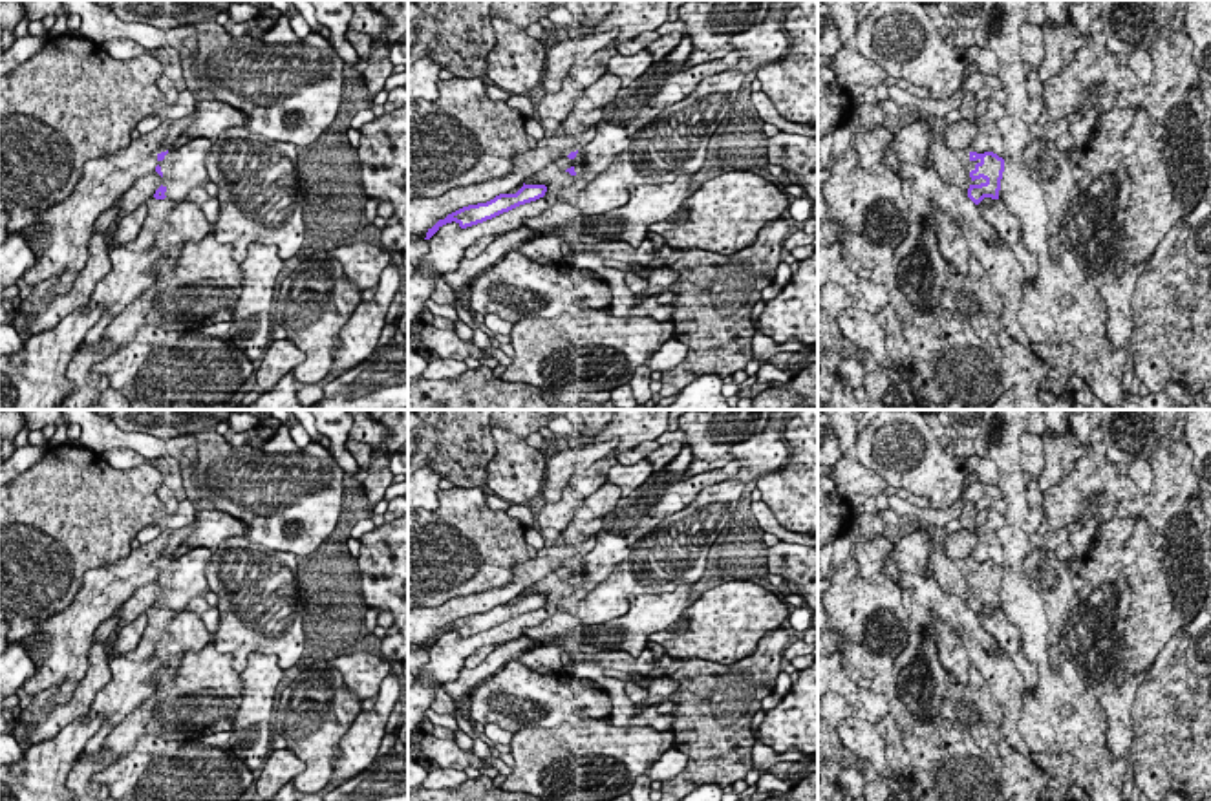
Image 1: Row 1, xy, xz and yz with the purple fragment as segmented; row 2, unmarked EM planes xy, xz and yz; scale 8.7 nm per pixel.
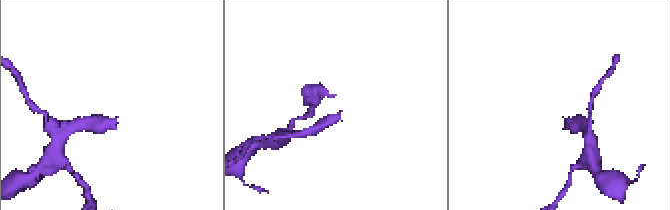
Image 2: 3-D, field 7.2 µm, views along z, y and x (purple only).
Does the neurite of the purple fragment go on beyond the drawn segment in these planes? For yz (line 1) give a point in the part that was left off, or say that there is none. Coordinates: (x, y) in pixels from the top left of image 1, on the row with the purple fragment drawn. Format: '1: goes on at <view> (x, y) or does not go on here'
1: does not go on here

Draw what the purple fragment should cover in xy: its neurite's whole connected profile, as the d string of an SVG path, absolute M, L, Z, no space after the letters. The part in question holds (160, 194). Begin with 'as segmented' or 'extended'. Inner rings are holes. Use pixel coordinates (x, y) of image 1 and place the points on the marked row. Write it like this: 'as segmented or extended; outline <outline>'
extended; outline M196 137L170 152L166 161L172 161L174 168L166 174L166 185L161 185L154 198L177 201L196 187L218 196L218 187L207 174L207 155L212 152L212 146L214 143L207 137Z

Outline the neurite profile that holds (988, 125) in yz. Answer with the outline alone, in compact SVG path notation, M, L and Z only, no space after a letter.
M993 97L988 99L988 106L984 115L979 119L977 135L971 143L971 148L979 154L993 152L999 157L1004 157L1006 143L999 130L999 123L1004 119L1006 110L1004 104L999 104Z

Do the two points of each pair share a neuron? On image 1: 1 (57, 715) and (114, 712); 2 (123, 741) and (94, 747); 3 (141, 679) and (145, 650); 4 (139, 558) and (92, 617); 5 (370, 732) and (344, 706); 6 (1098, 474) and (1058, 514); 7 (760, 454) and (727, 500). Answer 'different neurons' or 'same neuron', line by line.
1: different neurons
2: same neuron
3: different neurons
4: same neuron
5: different neurons
6: same neuron
7: same neuron

